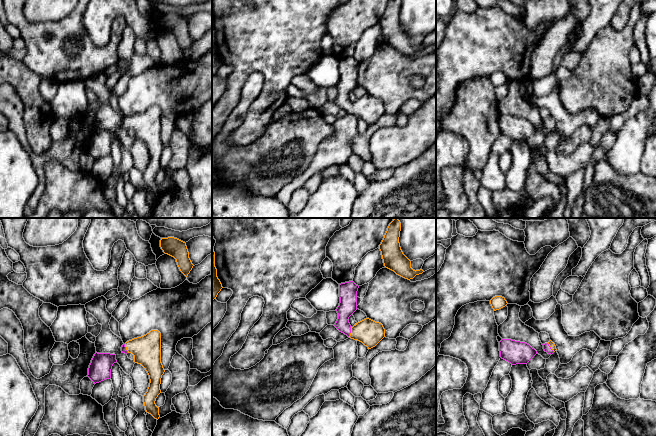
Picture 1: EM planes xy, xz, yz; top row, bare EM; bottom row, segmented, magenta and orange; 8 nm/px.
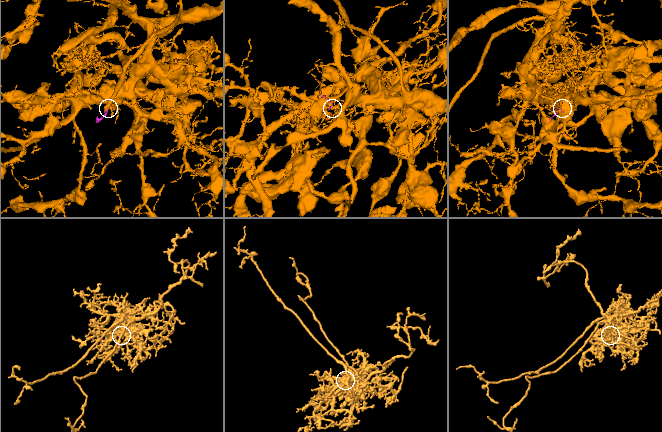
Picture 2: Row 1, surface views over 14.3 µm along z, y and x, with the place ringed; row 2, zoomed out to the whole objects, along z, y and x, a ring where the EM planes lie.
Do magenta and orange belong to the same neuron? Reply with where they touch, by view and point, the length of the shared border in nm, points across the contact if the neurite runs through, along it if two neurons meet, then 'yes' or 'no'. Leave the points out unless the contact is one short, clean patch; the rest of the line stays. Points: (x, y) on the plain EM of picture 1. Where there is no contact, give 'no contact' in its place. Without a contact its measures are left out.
meets magenta in xz at (350, 108); contact 80 nm long; runs through xz (348, 77), (344, 102), (350, 108), (370, 109); yes

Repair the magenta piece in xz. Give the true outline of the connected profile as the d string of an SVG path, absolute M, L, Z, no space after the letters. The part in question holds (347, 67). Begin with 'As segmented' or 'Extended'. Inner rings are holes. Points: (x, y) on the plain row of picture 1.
Extended. M353 57L339 60L340 79L336 85L338 95L334 102L349 114L358 116L371 125L385 113L385 105L381 99L369 94L356 99L353 103L350 101L348 95L357 86L358 64Z

